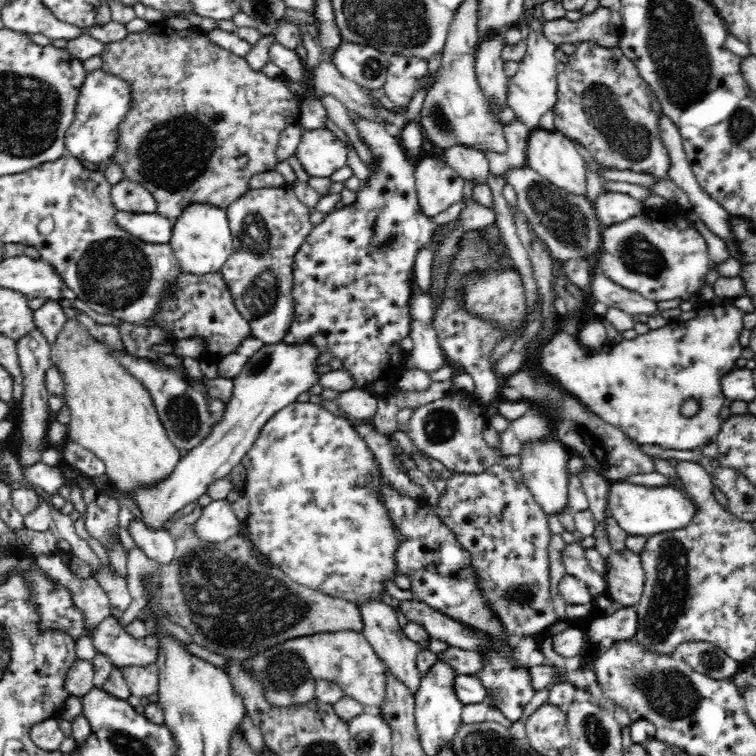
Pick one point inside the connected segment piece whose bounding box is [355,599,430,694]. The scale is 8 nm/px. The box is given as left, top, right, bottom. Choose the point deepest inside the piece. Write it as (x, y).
(380, 628)

